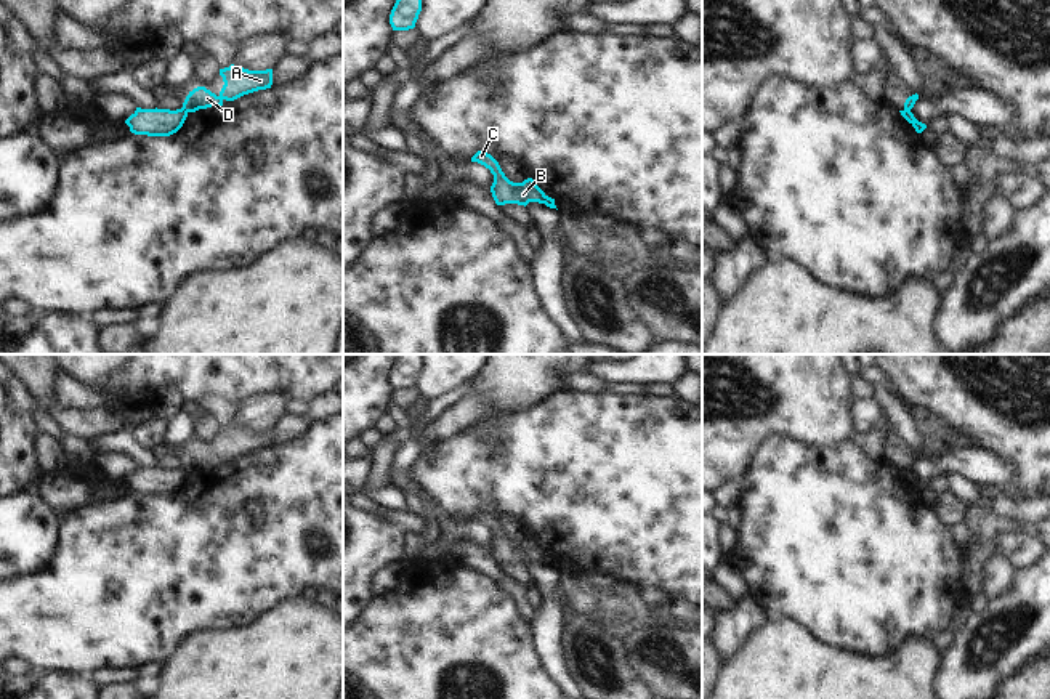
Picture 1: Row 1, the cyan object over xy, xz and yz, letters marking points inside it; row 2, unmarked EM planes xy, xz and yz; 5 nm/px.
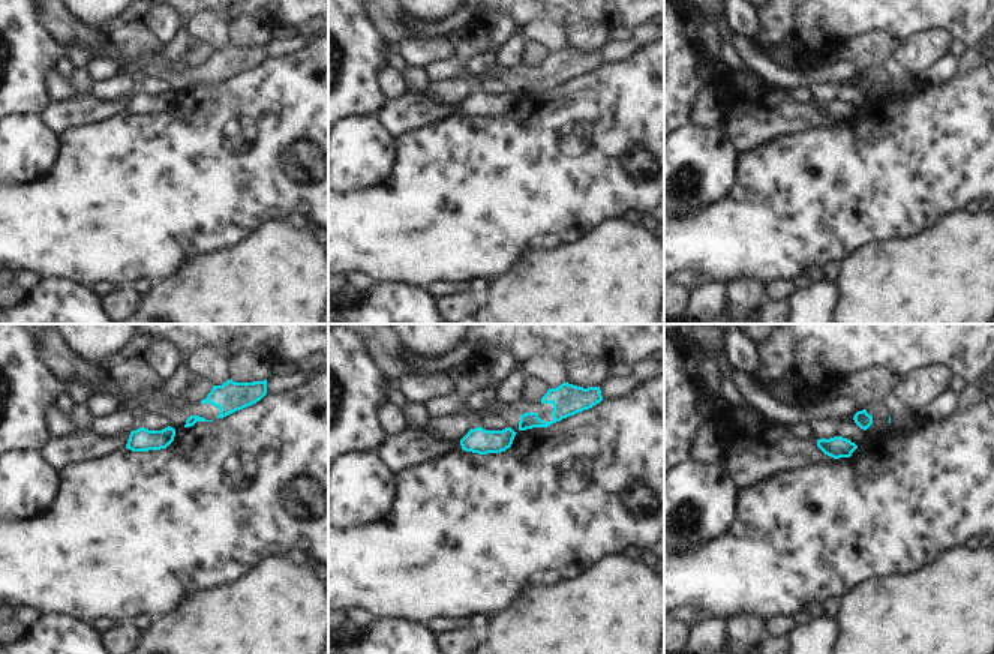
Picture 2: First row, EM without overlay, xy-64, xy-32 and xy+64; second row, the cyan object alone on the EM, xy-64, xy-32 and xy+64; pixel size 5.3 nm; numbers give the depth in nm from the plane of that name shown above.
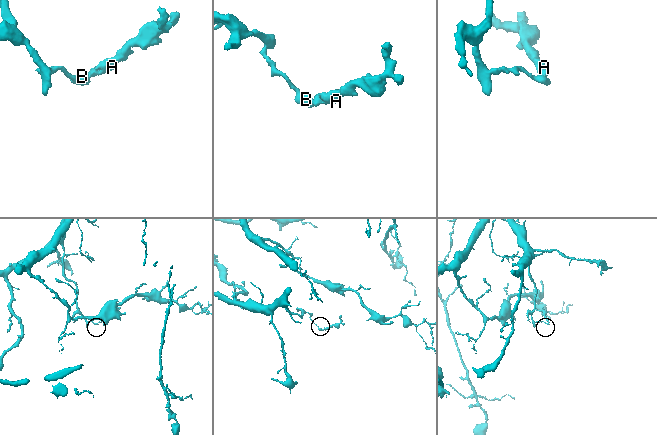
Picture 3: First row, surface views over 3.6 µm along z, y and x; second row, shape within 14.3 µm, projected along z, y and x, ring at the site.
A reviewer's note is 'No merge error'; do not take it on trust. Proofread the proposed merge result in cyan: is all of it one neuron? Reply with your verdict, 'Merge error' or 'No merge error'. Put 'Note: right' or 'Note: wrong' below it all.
Merge error.
Note: wrong

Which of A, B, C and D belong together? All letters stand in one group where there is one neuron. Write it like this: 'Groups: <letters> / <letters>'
Groups: A D / B C.

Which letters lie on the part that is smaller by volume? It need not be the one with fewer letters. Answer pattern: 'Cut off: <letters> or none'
Cut off: A, D

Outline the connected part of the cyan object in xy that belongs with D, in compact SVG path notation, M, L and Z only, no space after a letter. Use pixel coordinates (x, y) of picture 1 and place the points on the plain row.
M231 423L229 426L220 428L220 434L224 444L218 455L205 446L197 446L186 455L183 468L186 471L196 471L212 465L223 465L224 459L234 460L244 454L271 447L273 444L273 428L248 430Z

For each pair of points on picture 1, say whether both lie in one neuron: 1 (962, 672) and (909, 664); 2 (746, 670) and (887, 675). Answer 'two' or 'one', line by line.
1: two
2: one

